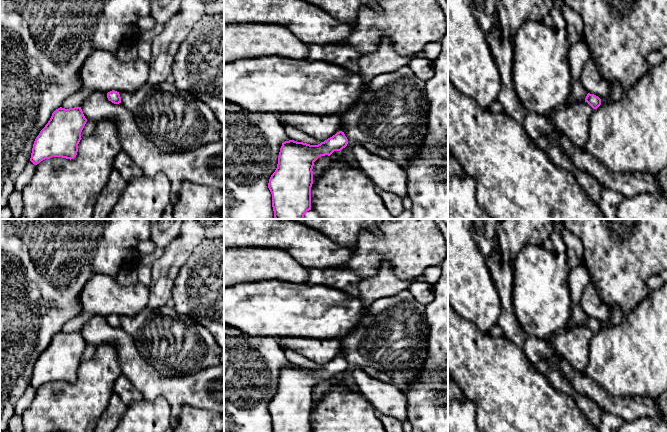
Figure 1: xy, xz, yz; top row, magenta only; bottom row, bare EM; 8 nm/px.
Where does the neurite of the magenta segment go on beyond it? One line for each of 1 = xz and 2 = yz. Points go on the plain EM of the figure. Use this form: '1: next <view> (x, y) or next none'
1: next none
2: next none

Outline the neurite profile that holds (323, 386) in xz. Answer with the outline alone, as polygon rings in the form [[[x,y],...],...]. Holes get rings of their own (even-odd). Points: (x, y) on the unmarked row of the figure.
[[[325,379],[319,381],[315,386],[313,390],[313,407],[315,407],[321,400],[322,397],[324,397],[328,391],[331,389],[332,383],[330,380]]]

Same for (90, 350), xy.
[[[87,345],[82,356],[81,356],[81,362],[85,362],[90,360],[96,352],[96,348],[92,345]]]

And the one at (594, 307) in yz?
[[[586,285],[579,300],[585,314],[598,320],[601,324],[609,320],[612,309],[600,298],[595,285]]]

